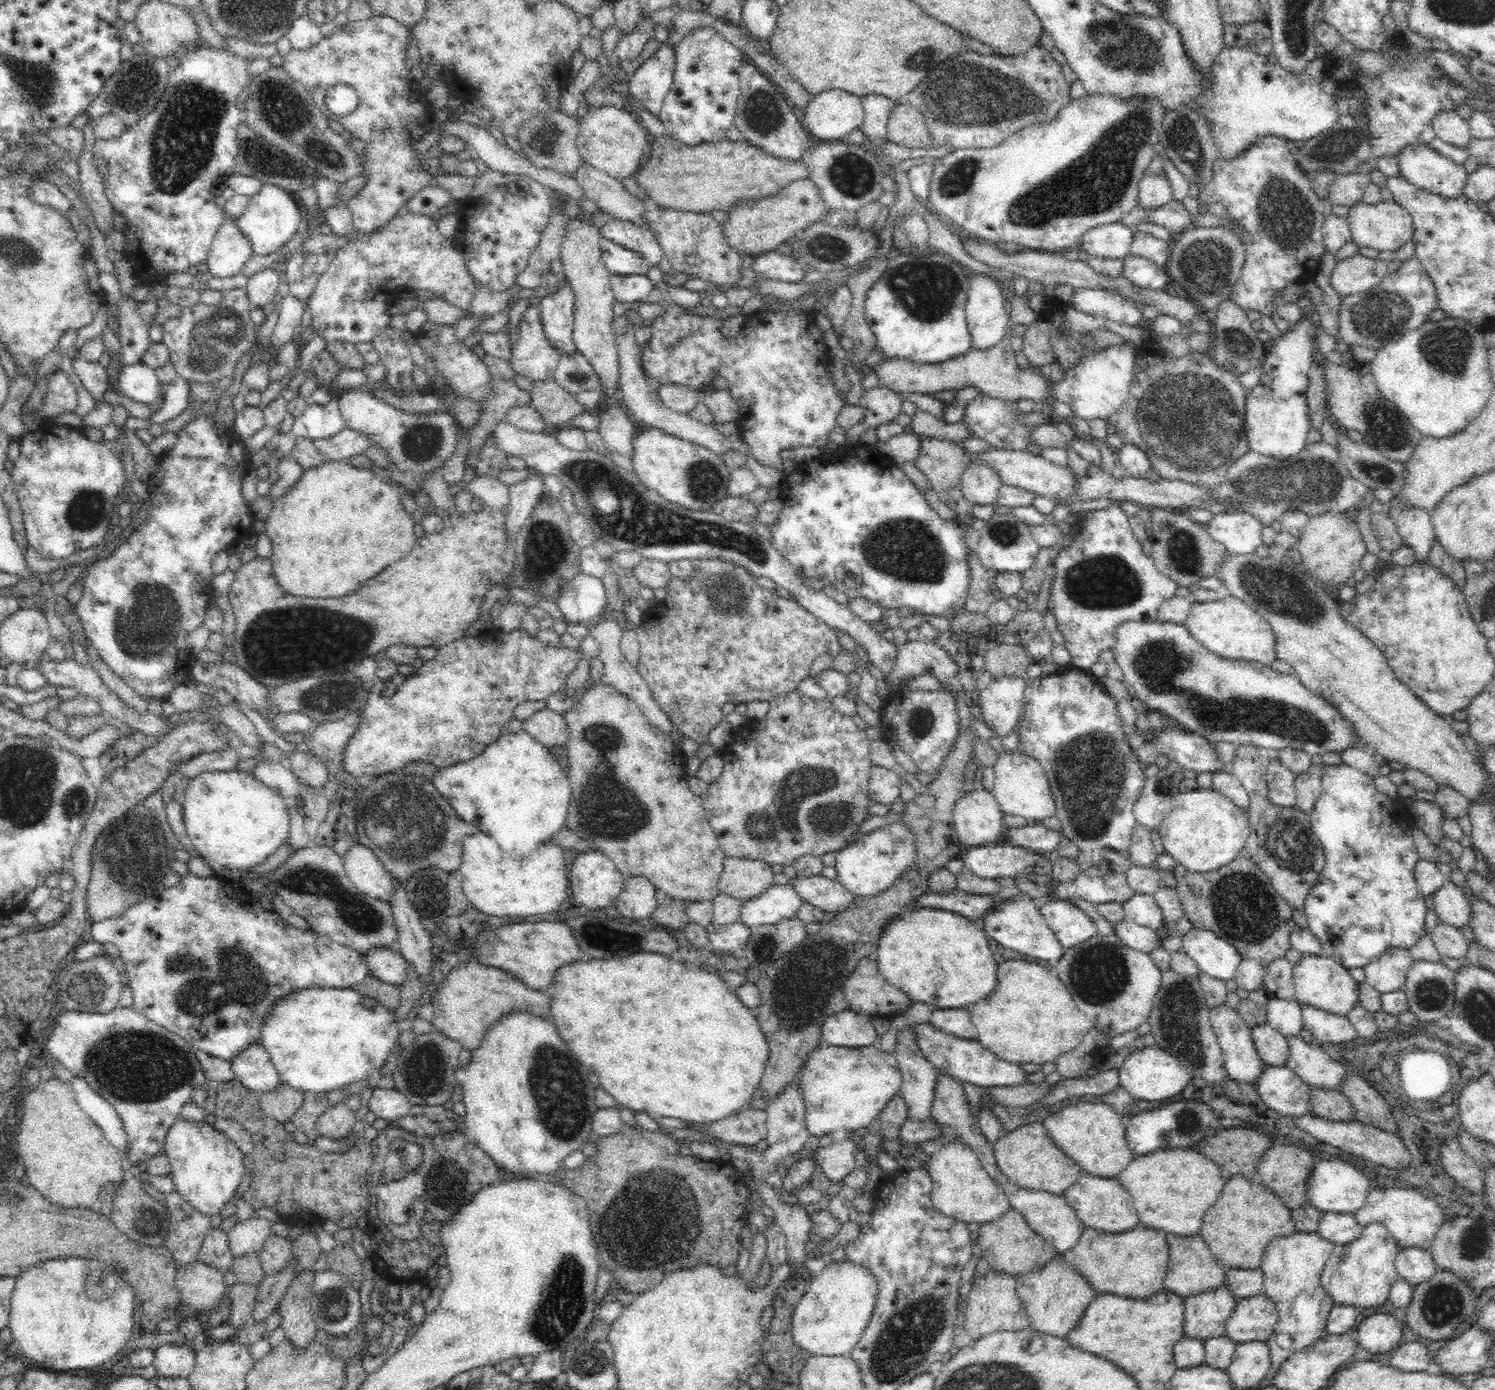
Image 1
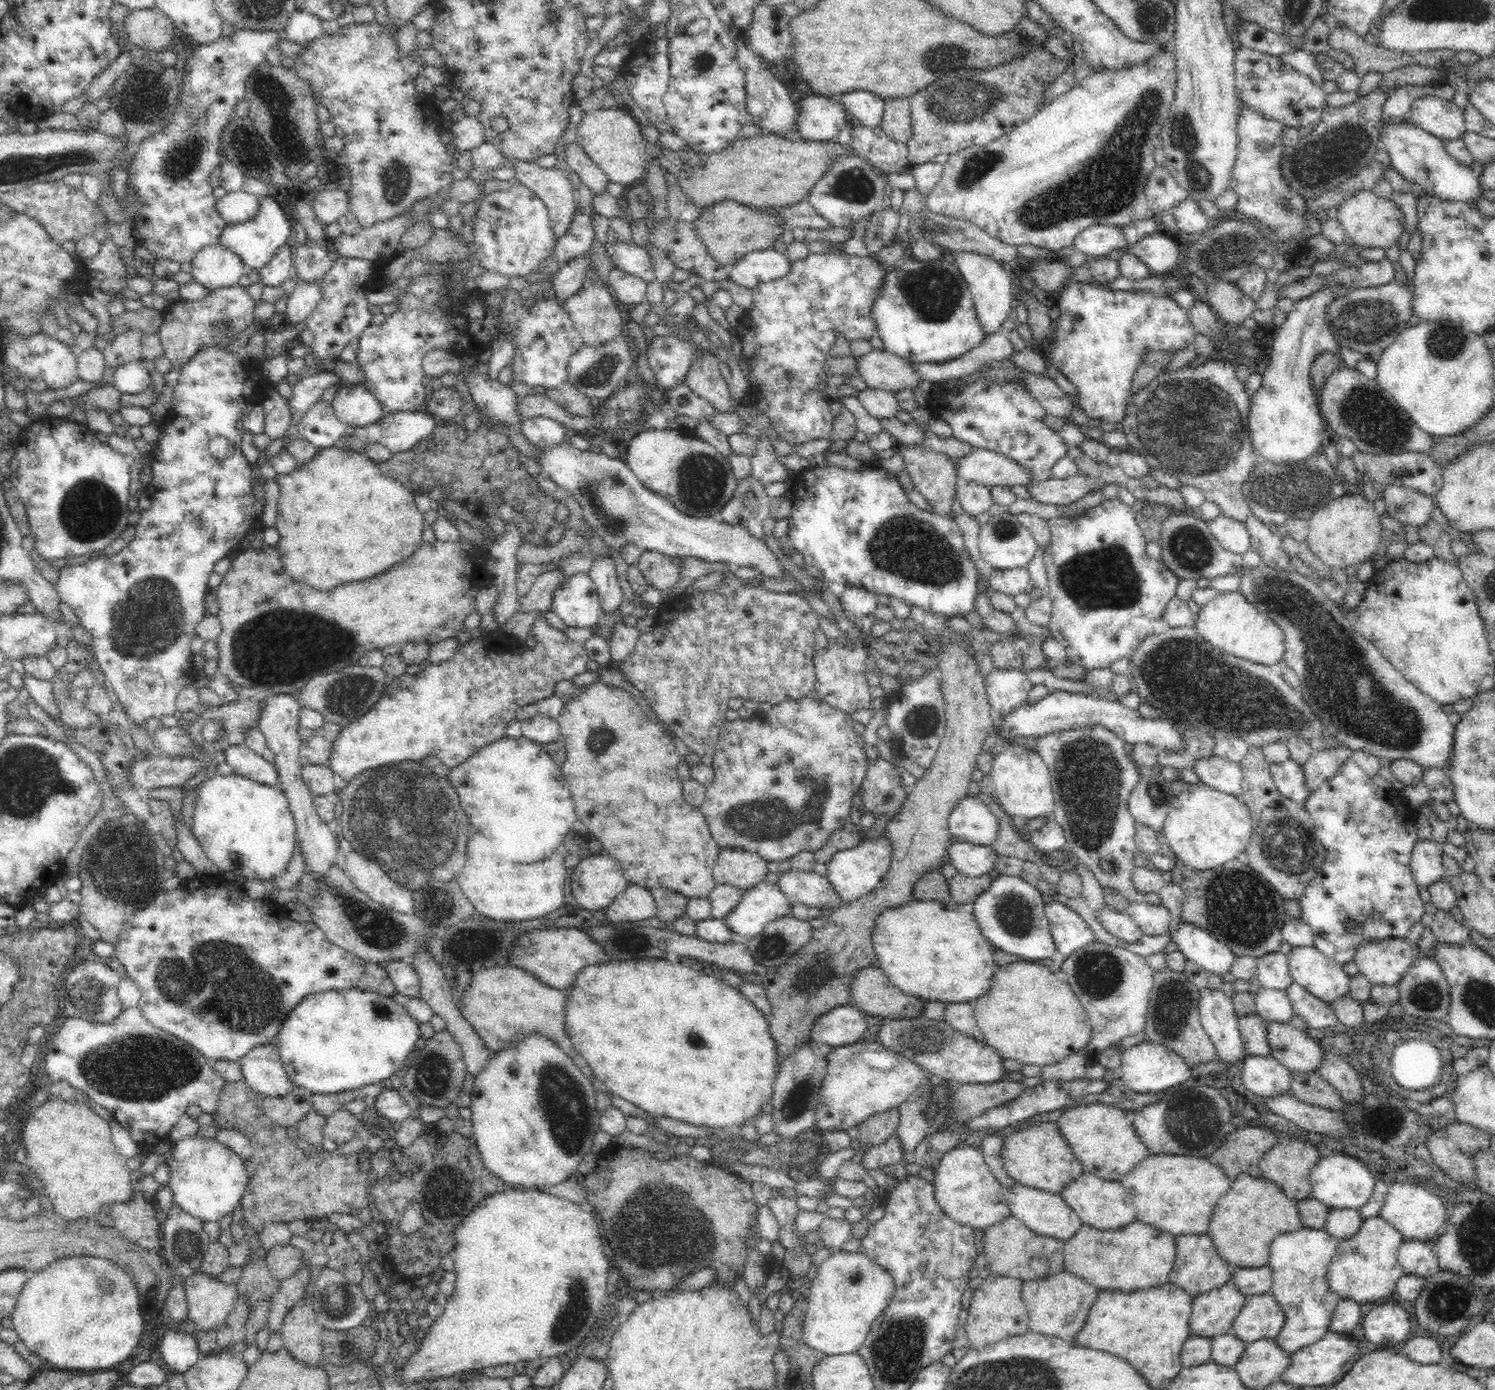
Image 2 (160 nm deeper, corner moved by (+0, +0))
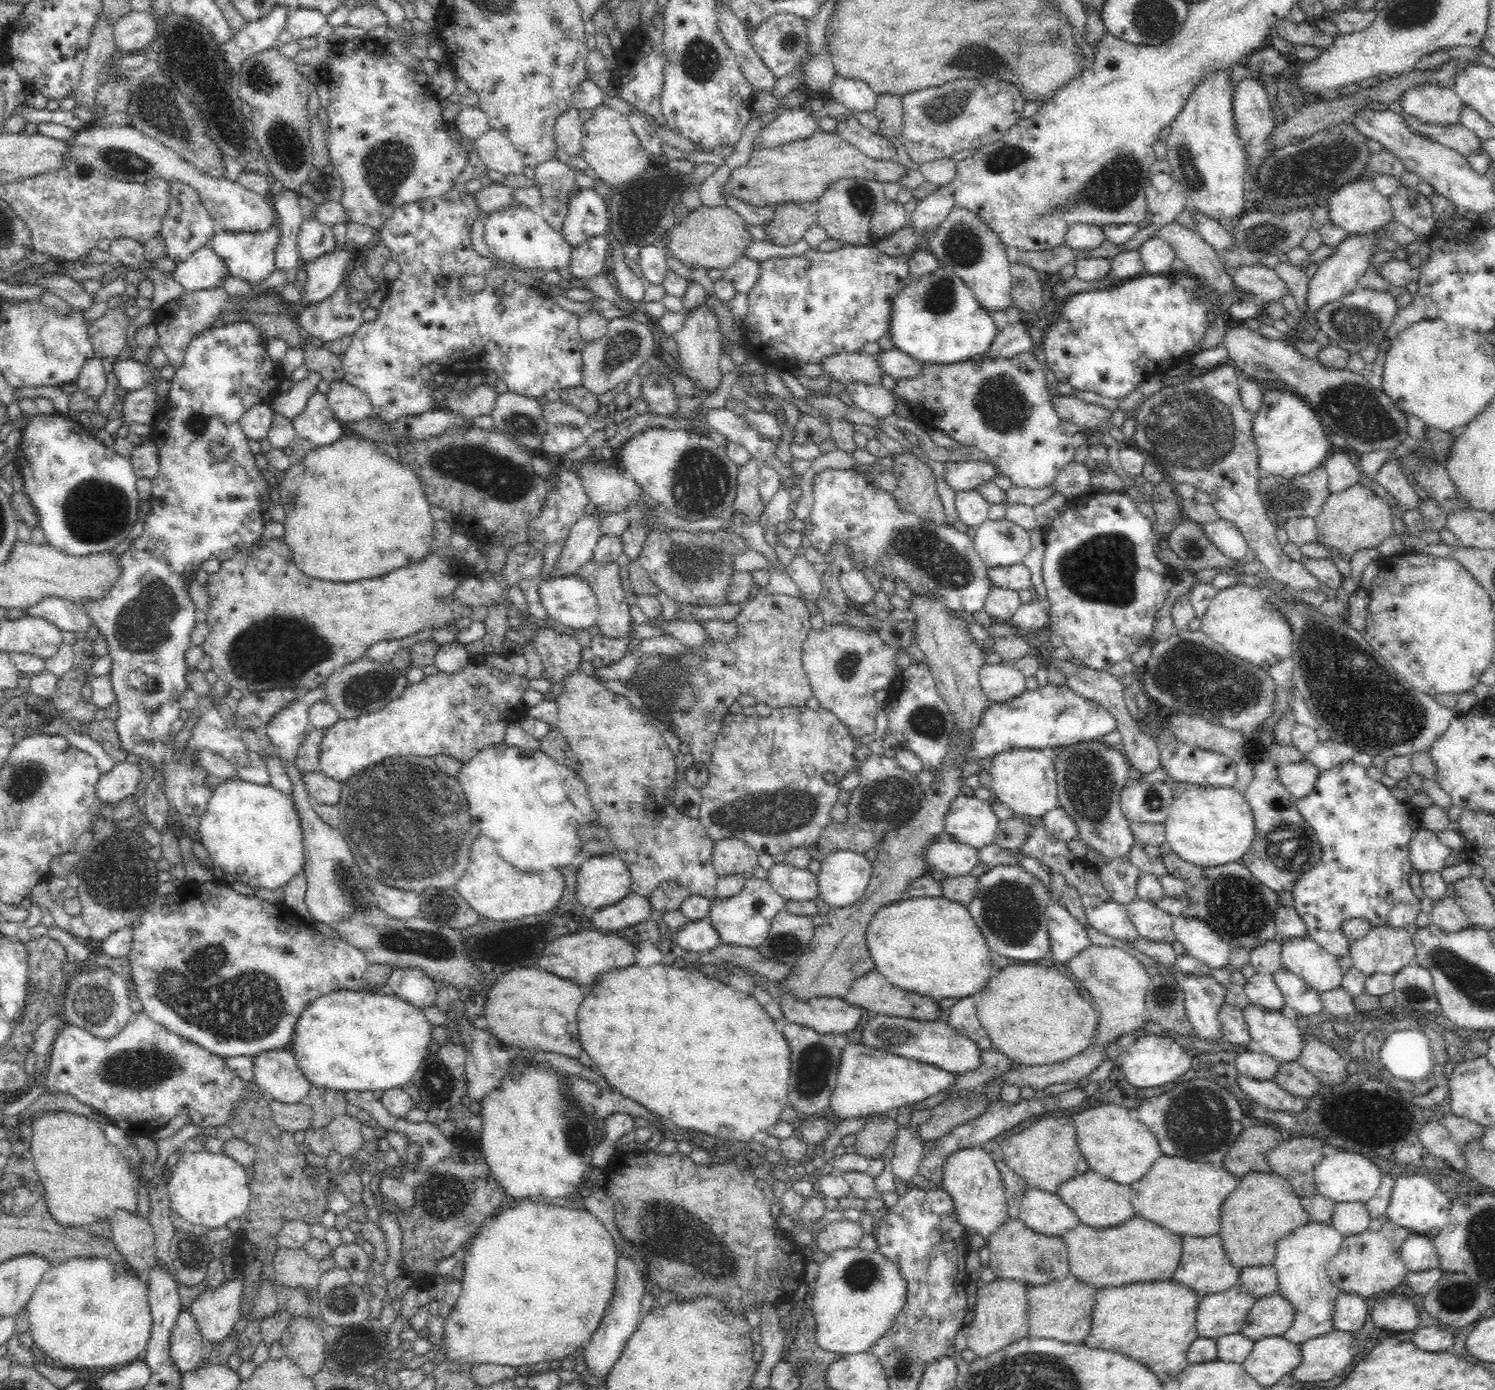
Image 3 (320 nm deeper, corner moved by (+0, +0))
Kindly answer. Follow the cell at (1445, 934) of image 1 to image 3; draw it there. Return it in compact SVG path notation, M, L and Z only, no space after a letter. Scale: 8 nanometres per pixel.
M1448 895L1434 901L1428 914L1429 922L1440 926L1446 932L1458 932L1458 930L1468 928L1471 924L1468 915L1461 909L1461 906Z

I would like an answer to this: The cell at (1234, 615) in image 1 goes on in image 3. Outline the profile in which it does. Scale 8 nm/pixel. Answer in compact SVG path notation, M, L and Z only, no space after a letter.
M1244 583L1230 586L1220 590L1210 602L1210 606L1204 616L1200 617L1201 630L1207 634L1214 642L1221 644L1230 654L1249 662L1256 666L1271 670L1274 664L1282 662L1286 657L1292 654L1292 627L1288 621L1285 621L1284 615L1269 605L1268 600L1264 598L1263 592L1256 590Z

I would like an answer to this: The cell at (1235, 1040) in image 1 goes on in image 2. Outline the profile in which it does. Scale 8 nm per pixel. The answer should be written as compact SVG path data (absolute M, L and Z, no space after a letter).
M1199 989L1198 1011L1201 1026L1215 1047L1217 1057L1229 1064L1248 1055L1243 1050L1233 1002L1221 989Z

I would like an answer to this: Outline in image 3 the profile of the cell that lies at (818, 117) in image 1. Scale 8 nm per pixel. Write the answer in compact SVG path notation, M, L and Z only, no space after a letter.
M789 110L780 114L766 127L762 127L755 138L754 146L777 147L784 143L813 136L818 130L818 117L804 110Z

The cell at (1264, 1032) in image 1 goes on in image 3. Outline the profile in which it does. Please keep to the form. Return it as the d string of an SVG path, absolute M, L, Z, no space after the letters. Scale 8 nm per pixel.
M1224 1002L1220 1005L1218 1020L1223 1030L1223 1041L1231 1042L1242 1050L1252 1042L1240 1007Z

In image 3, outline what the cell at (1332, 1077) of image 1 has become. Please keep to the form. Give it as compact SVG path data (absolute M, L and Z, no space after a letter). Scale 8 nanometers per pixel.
M1254 1003L1240 1007L1248 1026L1251 1041L1255 1047L1280 1062L1296 1061L1303 1048L1303 1032L1291 1019L1285 1018L1280 1011L1264 1009Z

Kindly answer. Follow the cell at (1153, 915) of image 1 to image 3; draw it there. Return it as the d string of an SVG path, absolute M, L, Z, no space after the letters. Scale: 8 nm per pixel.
M1136 899L1127 904L1128 916L1140 937L1154 942L1172 944L1177 938L1173 929L1173 916L1153 902Z

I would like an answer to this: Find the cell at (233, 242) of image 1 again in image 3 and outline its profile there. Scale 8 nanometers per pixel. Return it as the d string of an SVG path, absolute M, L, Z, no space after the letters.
M203 246L184 262L176 263L170 275L187 293L218 287L222 278L228 276L228 267L210 246Z

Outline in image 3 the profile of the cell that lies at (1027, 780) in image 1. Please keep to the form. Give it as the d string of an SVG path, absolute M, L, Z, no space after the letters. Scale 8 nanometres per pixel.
M1055 747L1012 748L994 754L988 770L992 777L990 789L993 798L1007 804L1015 815L1044 817L1057 804L1056 756Z

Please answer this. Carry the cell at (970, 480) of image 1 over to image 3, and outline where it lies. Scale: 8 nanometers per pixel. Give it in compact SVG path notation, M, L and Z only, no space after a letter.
M976 489L955 492L956 513L958 520L966 526L978 529L988 520L988 508L991 504Z

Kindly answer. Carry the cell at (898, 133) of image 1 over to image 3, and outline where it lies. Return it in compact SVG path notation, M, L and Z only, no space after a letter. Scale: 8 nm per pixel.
M891 93L877 94L874 116L878 119L883 137L900 138L903 128L901 96Z

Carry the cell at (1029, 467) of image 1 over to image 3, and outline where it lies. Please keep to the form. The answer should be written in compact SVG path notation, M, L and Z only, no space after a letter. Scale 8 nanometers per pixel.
M978 460L944 462L942 479L954 492L967 491L992 481L998 473L995 463Z

